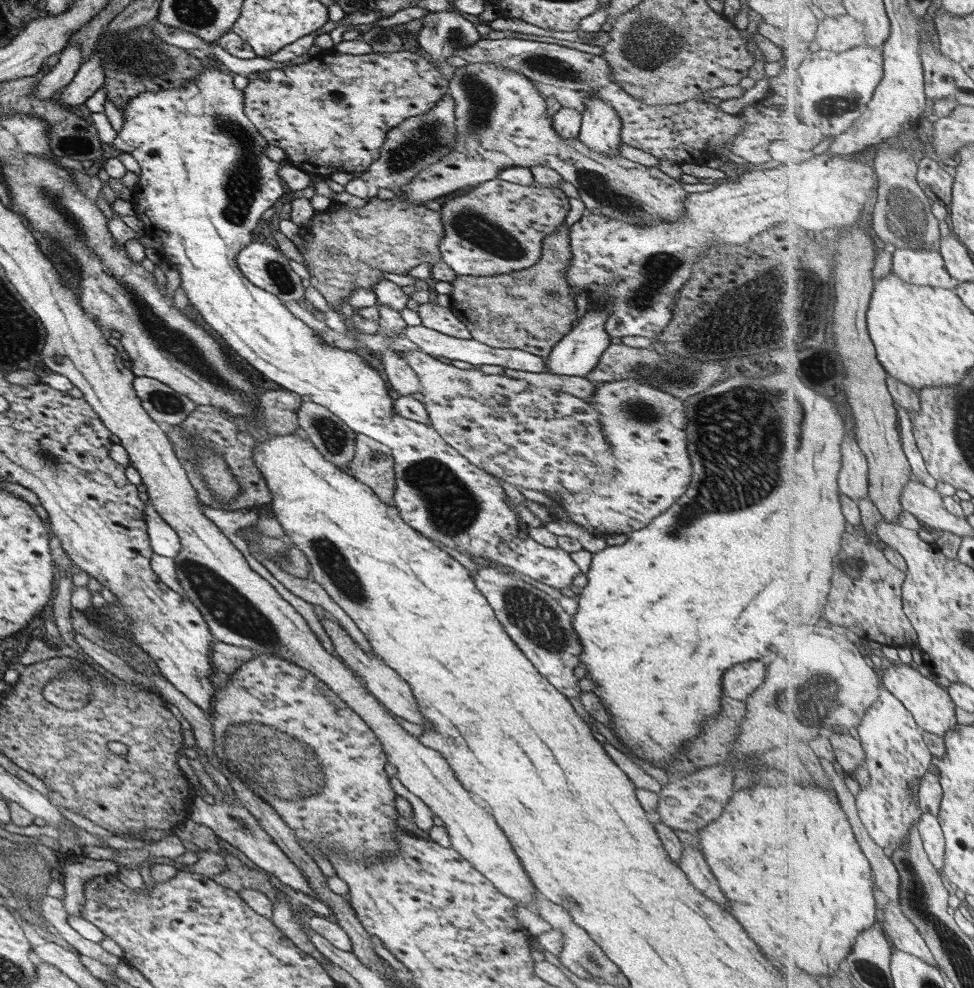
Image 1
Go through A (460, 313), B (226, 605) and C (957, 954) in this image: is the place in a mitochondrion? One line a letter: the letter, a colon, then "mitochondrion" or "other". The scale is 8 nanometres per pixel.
A: other
B: mitochondrion
C: mitochondrion

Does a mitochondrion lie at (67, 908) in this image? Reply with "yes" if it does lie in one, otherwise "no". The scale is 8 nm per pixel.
no

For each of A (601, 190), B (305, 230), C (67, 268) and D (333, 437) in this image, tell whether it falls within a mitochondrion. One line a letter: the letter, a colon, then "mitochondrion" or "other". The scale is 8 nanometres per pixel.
A: mitochondrion
B: other
C: mitochondrion
D: mitochondrion

